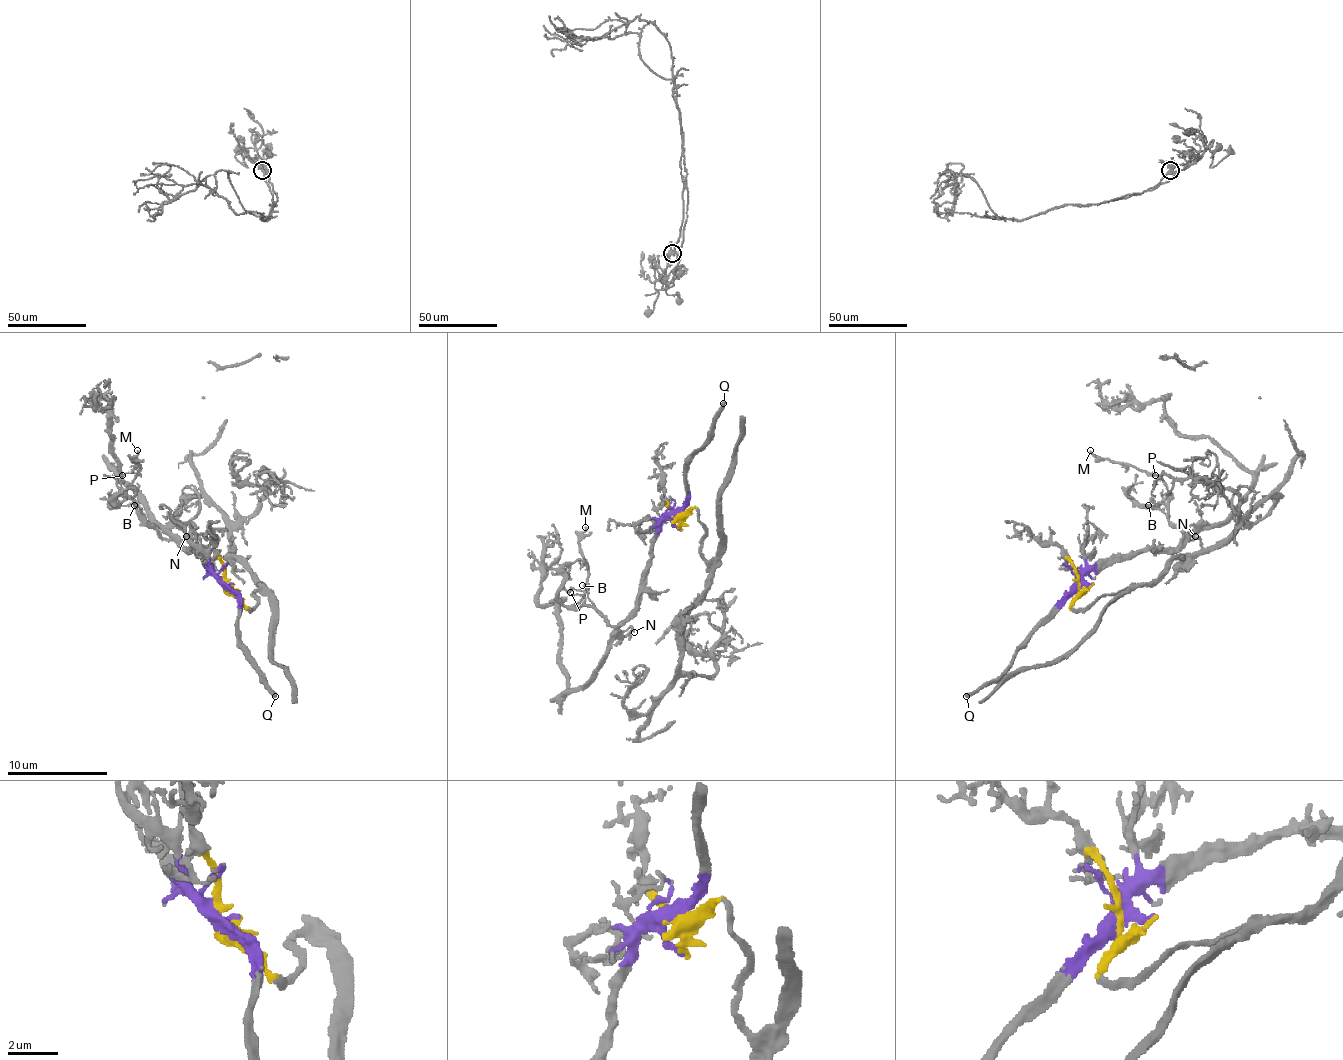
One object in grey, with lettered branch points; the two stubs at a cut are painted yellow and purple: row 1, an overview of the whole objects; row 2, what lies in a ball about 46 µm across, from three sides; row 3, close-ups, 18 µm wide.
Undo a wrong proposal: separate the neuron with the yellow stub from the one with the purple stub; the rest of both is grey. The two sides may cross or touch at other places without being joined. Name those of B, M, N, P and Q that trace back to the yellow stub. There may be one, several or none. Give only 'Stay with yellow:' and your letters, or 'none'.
Stay with yellow: none

